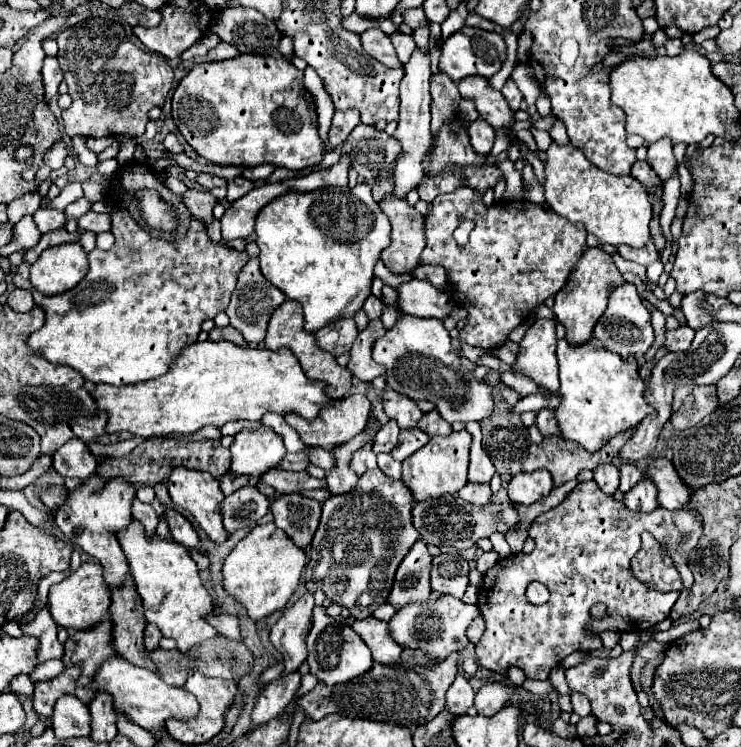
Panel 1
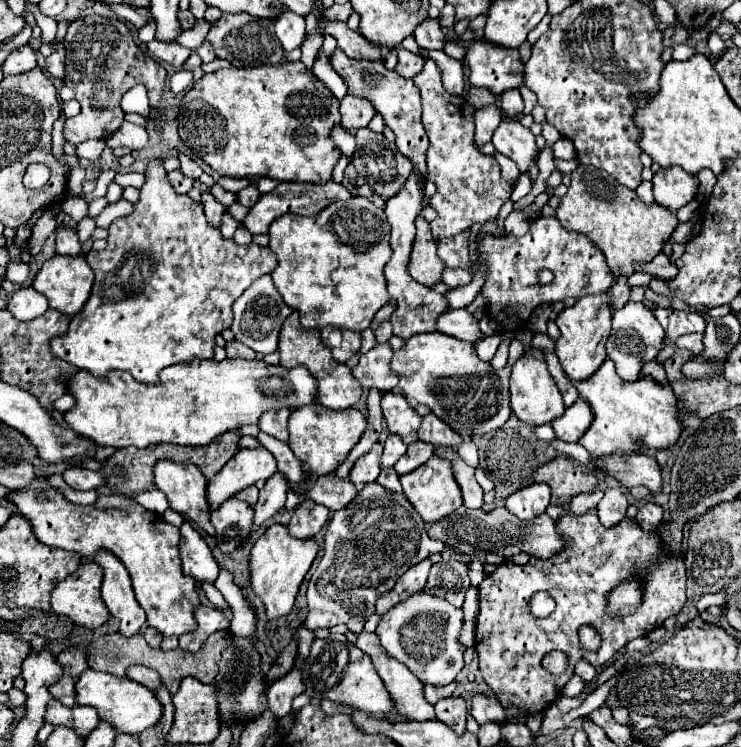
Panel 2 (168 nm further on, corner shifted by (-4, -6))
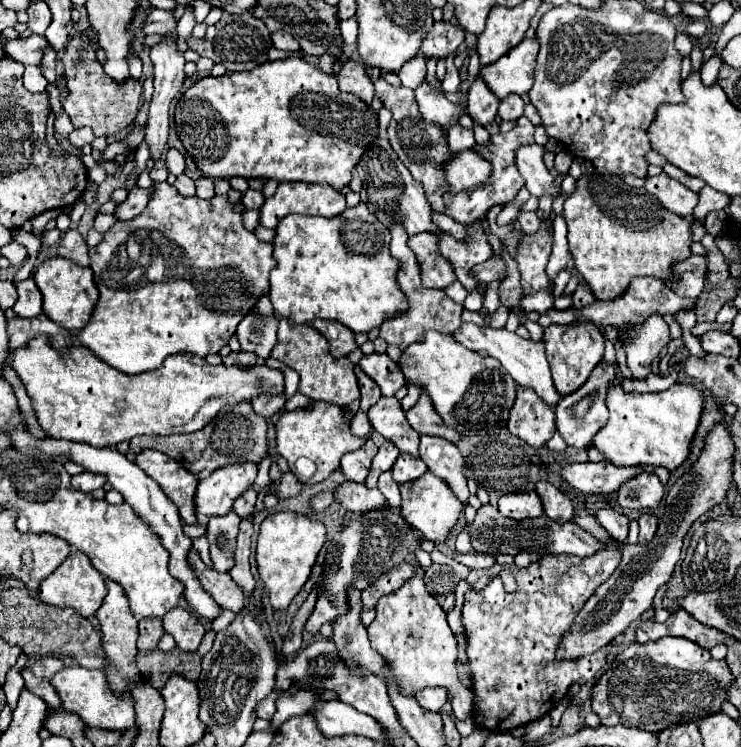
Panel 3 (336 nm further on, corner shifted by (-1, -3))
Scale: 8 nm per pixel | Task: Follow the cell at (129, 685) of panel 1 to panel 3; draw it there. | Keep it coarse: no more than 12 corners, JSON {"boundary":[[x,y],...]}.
{"boundary":[[100,669],[52,677],[62,709],[90,727],[134,725],[130,693],[114,693]]}

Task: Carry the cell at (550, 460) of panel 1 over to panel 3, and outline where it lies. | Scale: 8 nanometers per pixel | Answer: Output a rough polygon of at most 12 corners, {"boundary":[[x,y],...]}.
{"boundary":[[538,481],[544,513],[566,523],[574,513],[572,501],[550,481]]}

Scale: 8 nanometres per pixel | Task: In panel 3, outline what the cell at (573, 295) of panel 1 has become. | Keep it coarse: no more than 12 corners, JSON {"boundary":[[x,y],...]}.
{"boundary":[[592,321],[544,329],[560,395],[602,363],[604,335]]}

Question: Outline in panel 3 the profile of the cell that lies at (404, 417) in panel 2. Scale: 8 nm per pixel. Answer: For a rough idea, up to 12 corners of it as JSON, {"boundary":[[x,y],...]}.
{"boundary":[[396,397],[368,411],[372,427],[400,453],[418,455],[420,435]]}

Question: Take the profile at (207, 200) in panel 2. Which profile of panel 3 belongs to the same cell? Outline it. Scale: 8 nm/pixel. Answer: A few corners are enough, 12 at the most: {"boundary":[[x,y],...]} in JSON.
{"boundary":[[210,177],[196,181],[196,195],[200,199],[212,199],[214,181]]}

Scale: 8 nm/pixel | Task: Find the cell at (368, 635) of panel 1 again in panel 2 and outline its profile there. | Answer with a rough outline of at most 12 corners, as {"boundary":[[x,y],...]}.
{"boundary":[[369,632],[357,636],[405,720],[437,720],[423,684]]}

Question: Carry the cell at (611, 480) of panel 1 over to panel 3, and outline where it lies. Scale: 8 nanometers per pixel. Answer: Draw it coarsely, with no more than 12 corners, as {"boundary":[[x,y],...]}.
{"boundary":[[618,509],[596,511],[596,521],[616,539],[626,541],[628,517]]}

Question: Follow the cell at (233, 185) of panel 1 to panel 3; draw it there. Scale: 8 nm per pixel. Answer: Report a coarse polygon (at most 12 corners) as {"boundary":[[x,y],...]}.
{"boundary":[[248,189],[242,195],[246,209],[260,209],[264,195],[260,191]]}

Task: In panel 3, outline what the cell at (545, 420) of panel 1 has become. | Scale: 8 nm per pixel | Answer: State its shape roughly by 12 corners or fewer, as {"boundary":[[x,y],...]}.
{"boundary":[[602,361],[556,405],[556,429],[572,447],[590,445],[608,421],[606,391],[620,383]]}

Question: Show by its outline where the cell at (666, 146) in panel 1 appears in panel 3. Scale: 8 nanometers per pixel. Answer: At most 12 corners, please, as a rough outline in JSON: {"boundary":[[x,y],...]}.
{"boundary":[[648,177],[644,187],[680,217],[692,215],[698,193],[668,177]]}

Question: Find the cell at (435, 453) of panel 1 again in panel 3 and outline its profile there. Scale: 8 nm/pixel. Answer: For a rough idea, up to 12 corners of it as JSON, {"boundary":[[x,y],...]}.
{"boundary":[[426,471],[400,485],[402,517],[446,541],[462,513],[450,487]]}

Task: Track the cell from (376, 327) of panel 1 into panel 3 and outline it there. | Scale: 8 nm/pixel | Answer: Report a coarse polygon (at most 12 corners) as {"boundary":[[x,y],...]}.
{"boundary":[[386,353],[360,359],[382,395],[394,395],[404,375]]}

